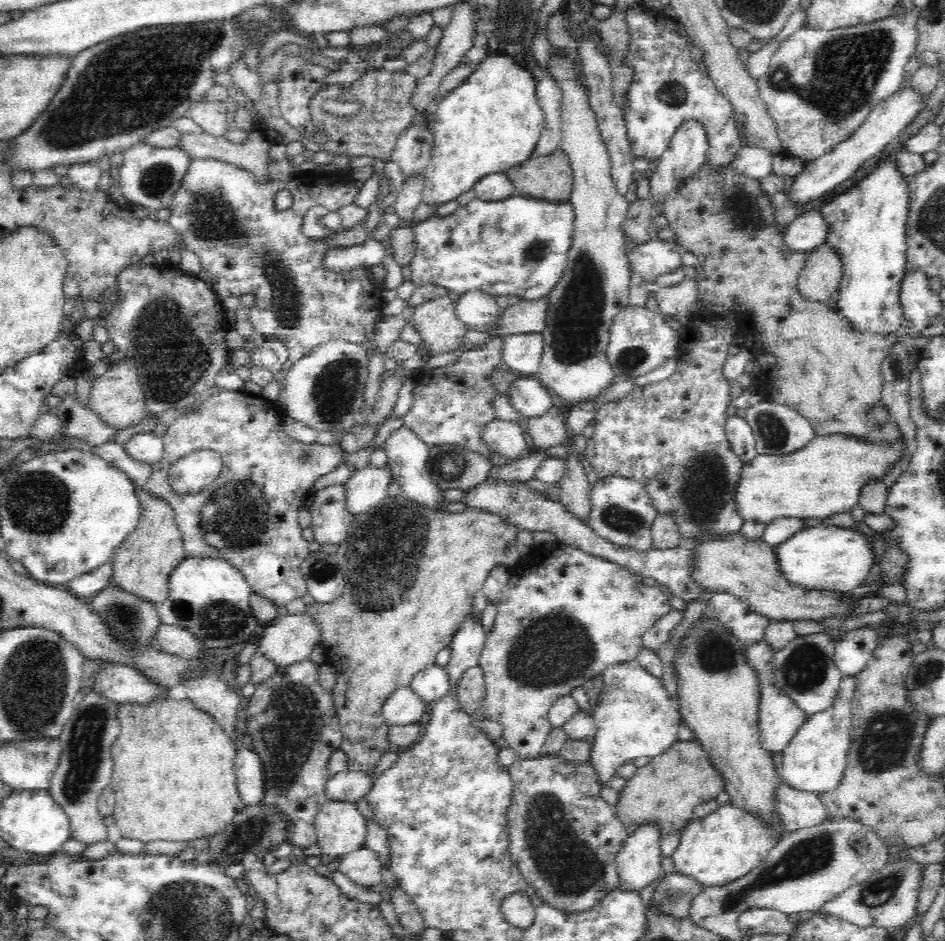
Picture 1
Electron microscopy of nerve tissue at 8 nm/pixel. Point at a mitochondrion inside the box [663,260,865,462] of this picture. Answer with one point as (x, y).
(770, 428)

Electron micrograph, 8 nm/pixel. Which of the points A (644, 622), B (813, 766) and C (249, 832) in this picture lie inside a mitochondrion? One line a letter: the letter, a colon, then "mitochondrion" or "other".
A: other
B: other
C: mitochondrion

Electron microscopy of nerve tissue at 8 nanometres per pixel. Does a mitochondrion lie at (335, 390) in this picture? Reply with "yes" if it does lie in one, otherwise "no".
yes

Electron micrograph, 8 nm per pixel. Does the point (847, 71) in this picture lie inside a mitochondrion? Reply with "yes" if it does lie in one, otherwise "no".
yes

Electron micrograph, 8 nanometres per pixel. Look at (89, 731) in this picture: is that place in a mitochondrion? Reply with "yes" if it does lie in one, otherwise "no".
yes

